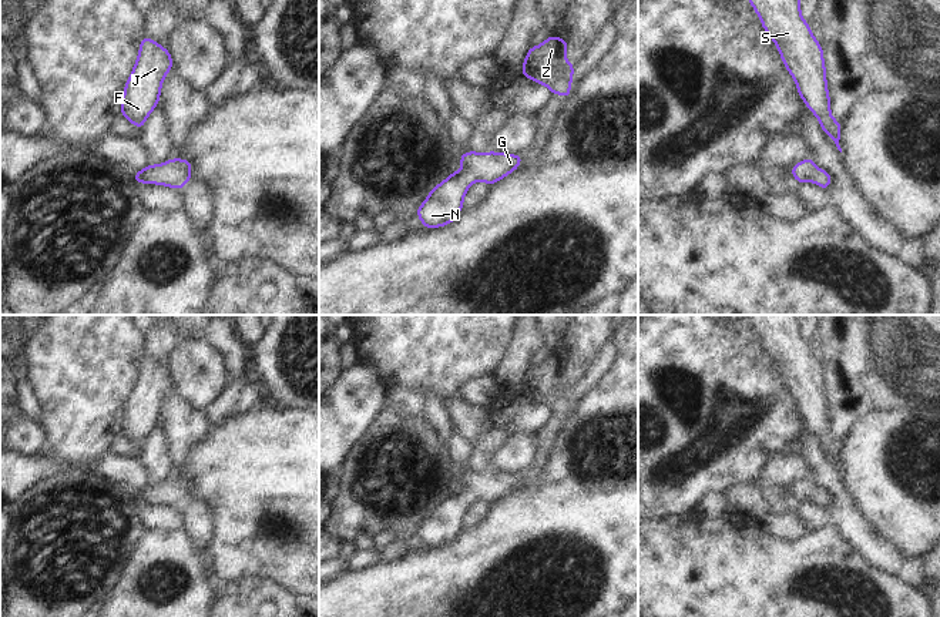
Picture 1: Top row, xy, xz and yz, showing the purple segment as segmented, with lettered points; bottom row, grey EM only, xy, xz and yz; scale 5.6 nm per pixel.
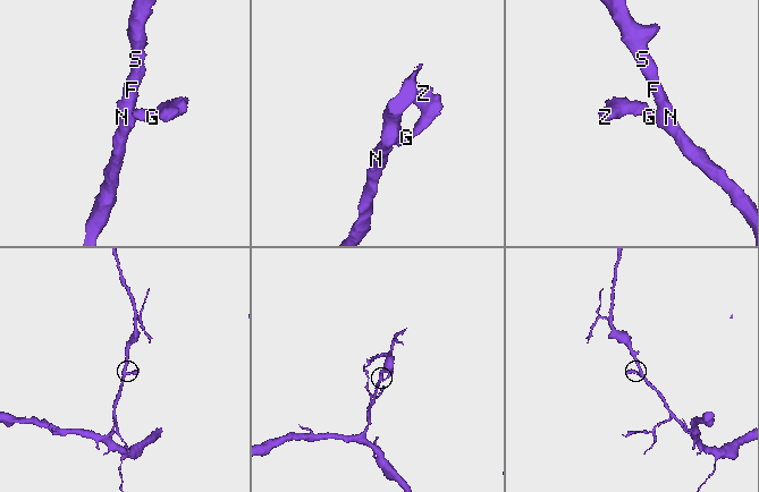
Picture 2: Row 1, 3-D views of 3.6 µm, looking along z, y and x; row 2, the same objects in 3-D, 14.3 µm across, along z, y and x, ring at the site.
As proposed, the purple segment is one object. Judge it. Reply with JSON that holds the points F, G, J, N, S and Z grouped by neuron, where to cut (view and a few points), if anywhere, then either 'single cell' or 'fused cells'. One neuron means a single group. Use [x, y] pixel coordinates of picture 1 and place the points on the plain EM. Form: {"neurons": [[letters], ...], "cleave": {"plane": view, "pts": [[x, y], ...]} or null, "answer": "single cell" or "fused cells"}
{"neurons": [["F", "G", "J", "N", "S", "Z"]], "cleave": null, "answer": "single cell"}

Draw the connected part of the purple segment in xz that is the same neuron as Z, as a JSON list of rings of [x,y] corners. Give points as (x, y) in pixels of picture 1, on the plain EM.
[[[555,355],[537,366],[531,366],[523,382],[521,393],[547,405],[553,413],[564,418],[571,413],[574,385],[565,378],[568,363]]]

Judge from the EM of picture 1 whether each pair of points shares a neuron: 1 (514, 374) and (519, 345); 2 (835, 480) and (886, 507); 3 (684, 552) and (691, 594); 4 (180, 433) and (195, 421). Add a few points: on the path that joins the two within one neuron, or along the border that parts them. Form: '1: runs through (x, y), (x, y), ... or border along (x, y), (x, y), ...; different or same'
1: runs through (514, 366), (519, 352); same
2: border along (841, 472), (848, 495), (863, 515); different
3: runs through (684, 562), (684, 577), (691, 584); same
4: runs through (184, 429), (191, 425); same

